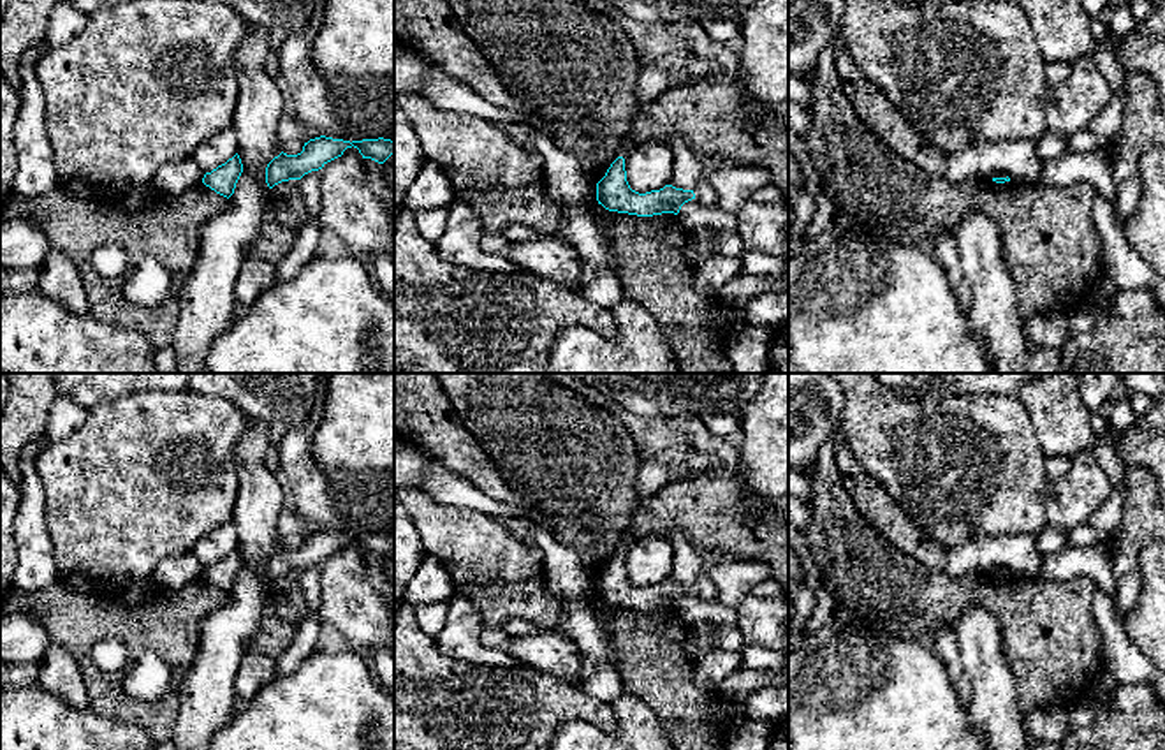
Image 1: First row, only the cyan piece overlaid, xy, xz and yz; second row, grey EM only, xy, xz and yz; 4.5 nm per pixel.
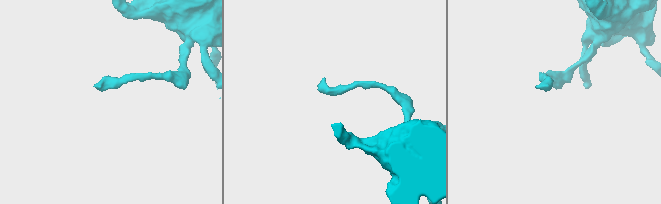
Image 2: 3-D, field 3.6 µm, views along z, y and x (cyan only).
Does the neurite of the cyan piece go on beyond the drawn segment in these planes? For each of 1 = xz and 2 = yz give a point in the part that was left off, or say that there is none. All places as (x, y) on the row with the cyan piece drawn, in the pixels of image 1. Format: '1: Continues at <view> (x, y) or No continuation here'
1: No continuation here
2: No continuation here

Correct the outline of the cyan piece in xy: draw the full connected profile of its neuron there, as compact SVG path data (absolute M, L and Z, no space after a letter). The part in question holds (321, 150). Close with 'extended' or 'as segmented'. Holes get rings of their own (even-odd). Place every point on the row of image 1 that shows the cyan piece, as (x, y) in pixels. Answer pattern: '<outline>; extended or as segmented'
M315 137L304 143L297 155L280 153L266 167L266 183L269 188L282 181L301 180L311 171L322 169L327 162L343 155L347 148L357 148L363 158L371 158L384 164L394 153L394 141L391 139L363 139L343 141L333 137Z; as segmented

